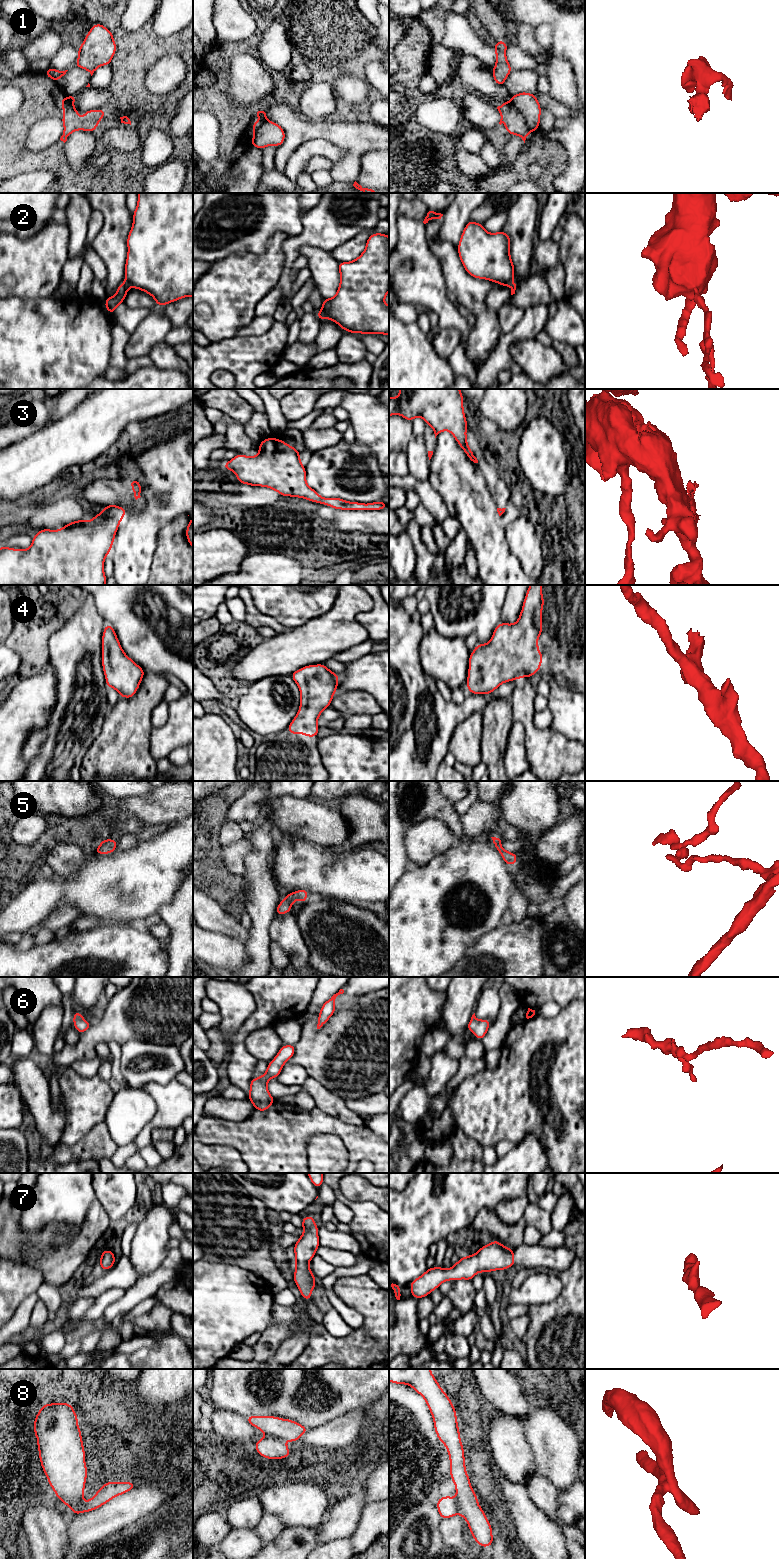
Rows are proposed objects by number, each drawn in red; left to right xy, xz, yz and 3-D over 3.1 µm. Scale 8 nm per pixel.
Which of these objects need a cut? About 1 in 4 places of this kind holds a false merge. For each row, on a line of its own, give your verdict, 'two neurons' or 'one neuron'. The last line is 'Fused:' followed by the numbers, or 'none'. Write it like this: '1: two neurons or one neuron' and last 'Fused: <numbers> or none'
1: two neurons
2: two neurons
3: two neurons
4: one neuron
5: one neuron
6: one neuron
7: one neuron
8: two neurons
Fused: 1, 2, 3, 8

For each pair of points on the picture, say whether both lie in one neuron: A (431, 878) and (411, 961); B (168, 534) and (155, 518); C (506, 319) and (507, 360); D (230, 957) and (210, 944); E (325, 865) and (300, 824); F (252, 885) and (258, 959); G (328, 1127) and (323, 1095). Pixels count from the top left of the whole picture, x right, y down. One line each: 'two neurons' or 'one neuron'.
A: one neuron
B: two neurons
C: two neurons
D: one neuron
E: two neurons
F: one neuron
G: two neurons

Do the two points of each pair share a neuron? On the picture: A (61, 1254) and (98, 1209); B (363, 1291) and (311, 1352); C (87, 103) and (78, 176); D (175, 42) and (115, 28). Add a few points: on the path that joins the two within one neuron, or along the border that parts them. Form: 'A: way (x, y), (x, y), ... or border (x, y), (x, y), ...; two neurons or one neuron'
A: way (74, 1248), (93, 1229), (96, 1222); one neuron
B: way (369, 1314), (369, 1327), (346, 1350), (334, 1350); one neuron
C: border (84, 110), (102, 109), (105, 112); two neurons
D: way (160, 44), (130, 43); one neuron

